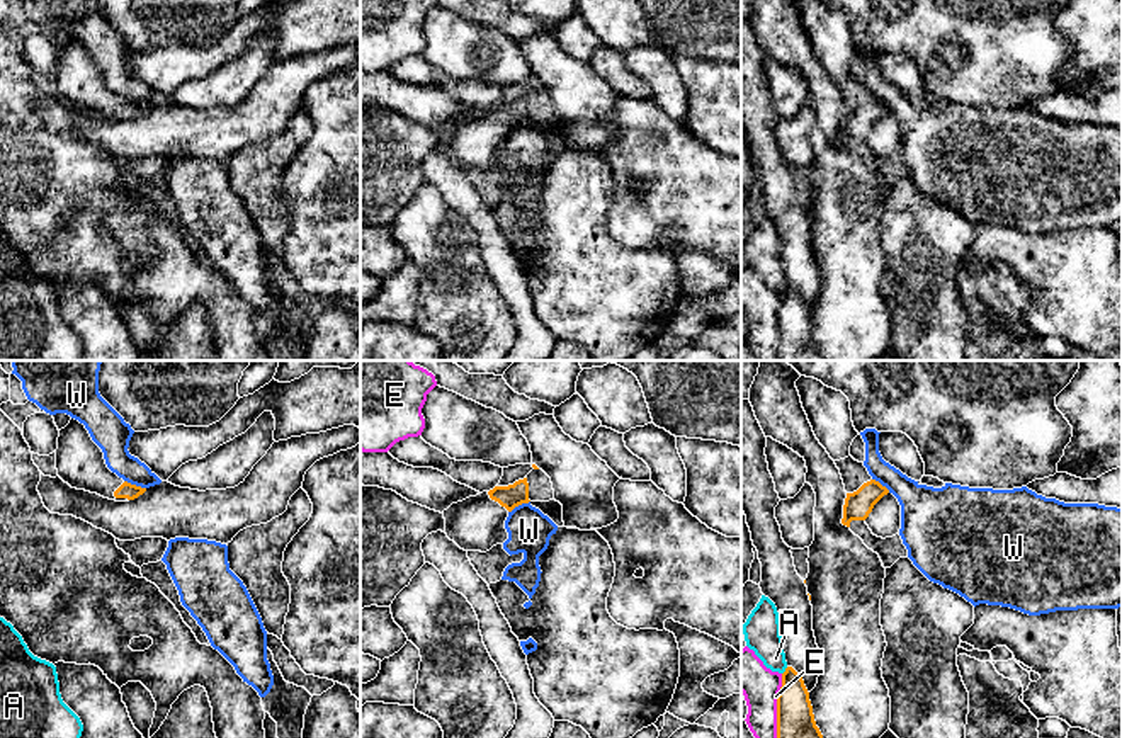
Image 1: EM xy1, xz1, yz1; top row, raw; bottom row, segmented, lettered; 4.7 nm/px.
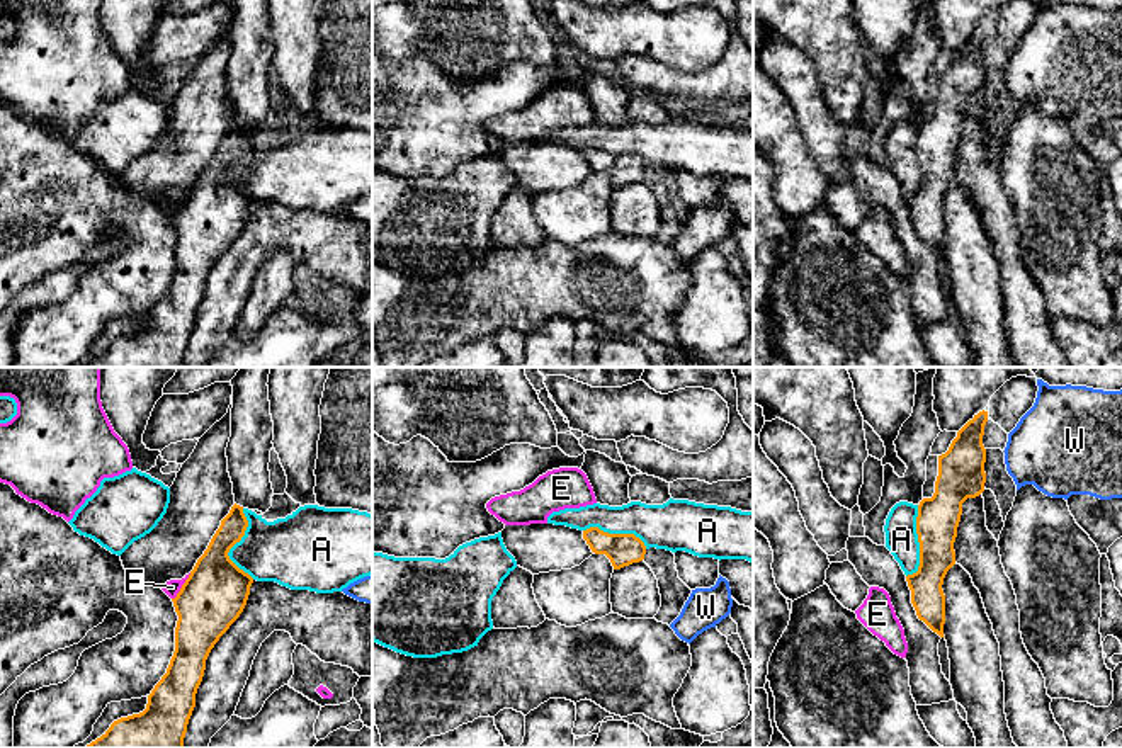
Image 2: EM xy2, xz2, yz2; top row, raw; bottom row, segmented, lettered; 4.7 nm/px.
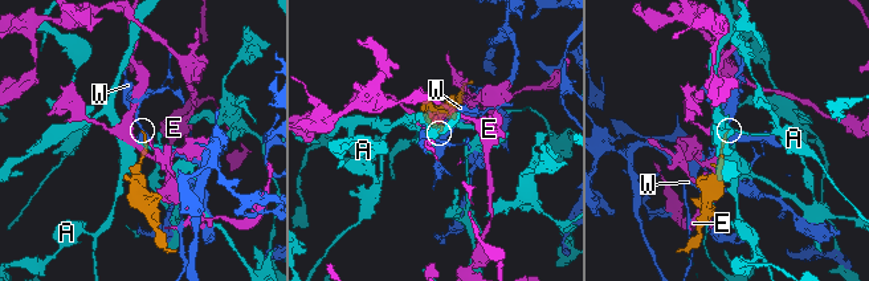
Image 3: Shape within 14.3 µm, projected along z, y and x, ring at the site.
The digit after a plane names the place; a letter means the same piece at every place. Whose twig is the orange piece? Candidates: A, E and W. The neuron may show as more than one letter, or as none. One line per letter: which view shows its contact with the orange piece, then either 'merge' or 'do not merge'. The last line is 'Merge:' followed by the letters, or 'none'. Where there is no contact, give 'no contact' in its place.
A: meets orange in yz2; do not merge
E: meets orange in yz1; do not merge
W: meets orange in xy1; do not merge
Merge: none

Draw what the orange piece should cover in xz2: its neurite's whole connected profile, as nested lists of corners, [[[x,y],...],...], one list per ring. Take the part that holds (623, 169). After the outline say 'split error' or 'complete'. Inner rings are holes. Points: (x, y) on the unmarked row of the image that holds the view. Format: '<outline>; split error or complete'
[[[590,146],[583,150],[583,158],[590,165],[592,172],[605,173],[614,189],[639,182],[646,173],[644,162],[634,153],[609,153],[598,146]]]; complete

